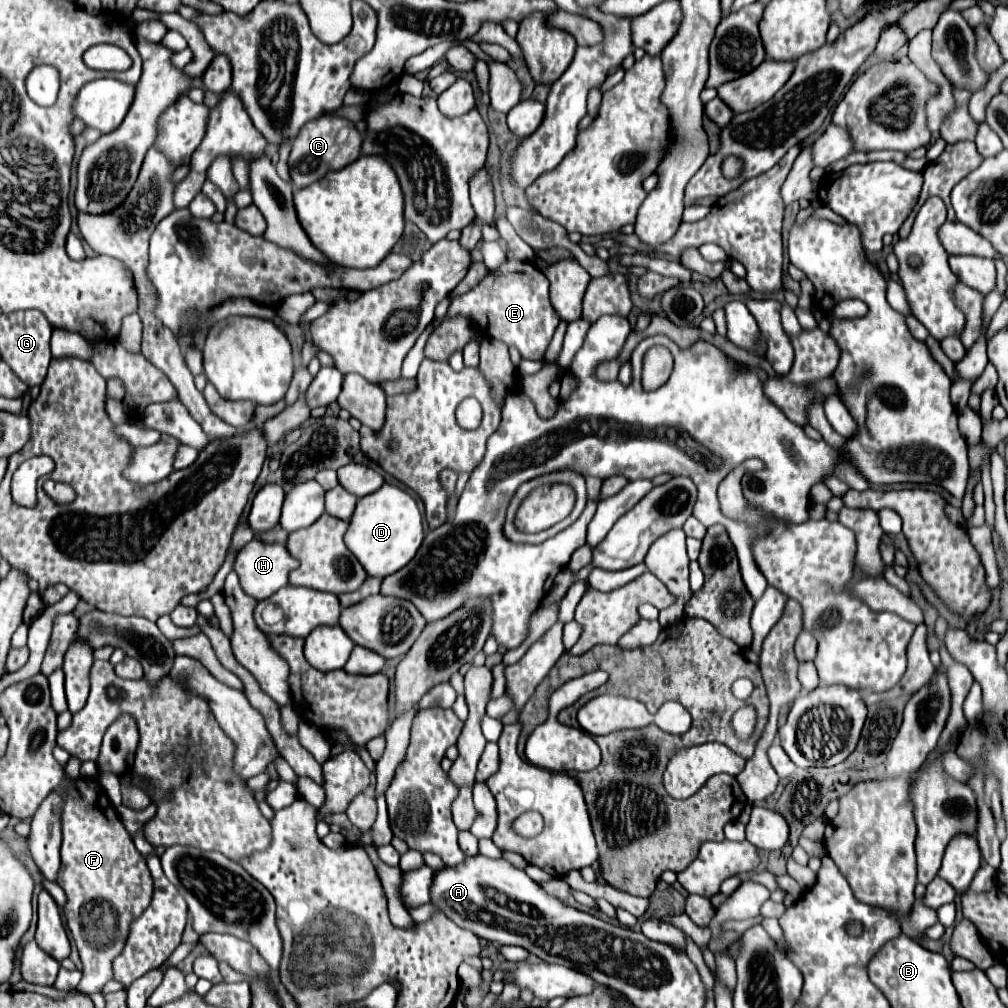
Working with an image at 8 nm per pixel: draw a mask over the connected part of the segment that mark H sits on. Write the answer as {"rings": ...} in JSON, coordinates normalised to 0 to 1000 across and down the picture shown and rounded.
{"rings":[[[250,535],[250,539],[246,539],[246,543],[242,543],[242,547],[238,547],[238,555],[234,555],[234,559],[232,559],[232,566],[238,572],[238,580],[254,596],[266,594],[278,582],[286,580],[286,568],[294,563],[296,563],[296,555],[292,555],[286,549],[284,539],[262,539],[258,535]]]}

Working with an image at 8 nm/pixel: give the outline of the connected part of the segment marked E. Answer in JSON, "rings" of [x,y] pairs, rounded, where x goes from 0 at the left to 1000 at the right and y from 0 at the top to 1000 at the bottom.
{"rings":[[[502,255],[502,259],[494,267],[484,269],[484,273],[478,275],[472,285],[468,285],[464,291],[448,299],[444,313],[440,316],[448,314],[466,316],[476,326],[478,332],[494,336],[504,344],[506,342],[512,344],[518,356],[528,358],[540,354],[540,348],[550,332],[550,326],[556,320],[544,297],[542,273],[536,267],[532,267],[532,263],[508,255]]]}

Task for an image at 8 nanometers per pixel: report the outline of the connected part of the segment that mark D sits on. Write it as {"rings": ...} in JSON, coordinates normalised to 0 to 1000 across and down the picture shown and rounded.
{"rings":[[[385,479],[355,497],[355,503],[347,515],[347,523],[341,531],[343,543],[353,551],[363,568],[373,572],[383,572],[399,564],[413,551],[419,535],[421,523],[415,499],[407,489]]]}

